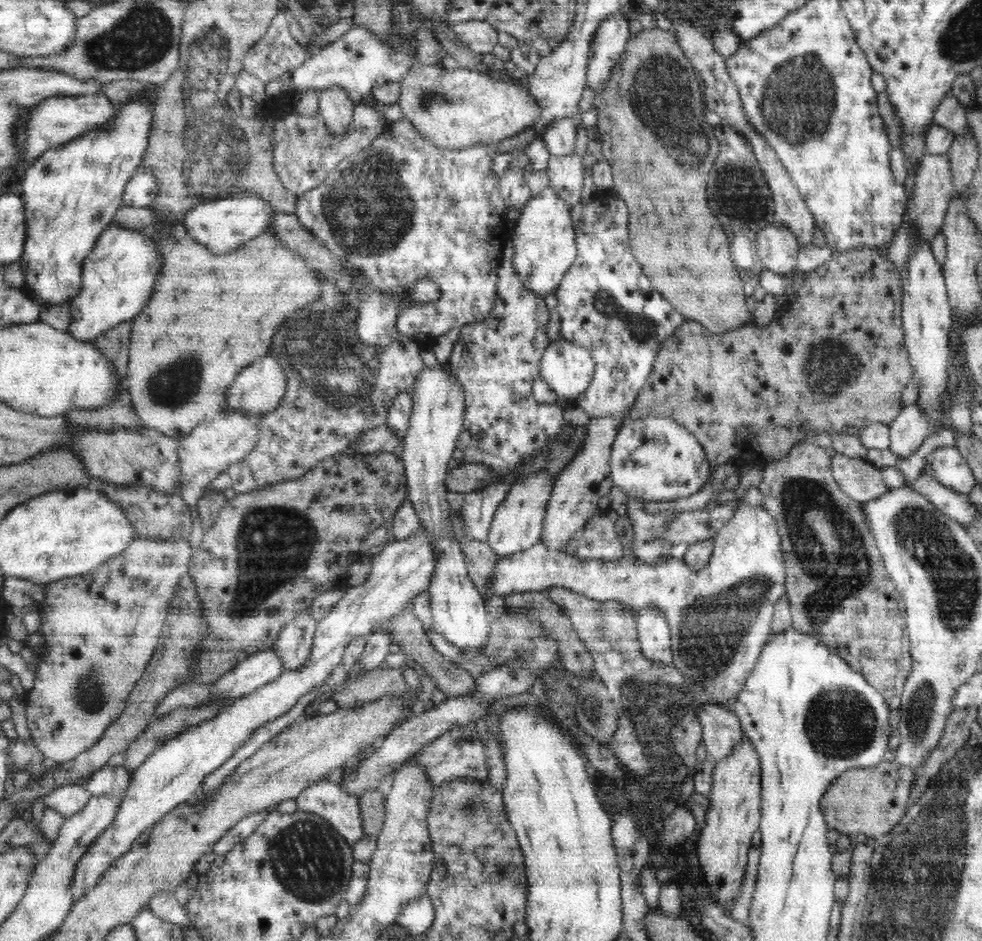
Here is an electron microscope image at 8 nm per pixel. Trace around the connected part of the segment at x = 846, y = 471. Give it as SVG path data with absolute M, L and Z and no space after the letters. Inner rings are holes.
M832 451L830 461L837 485L857 503L880 498L890 490L882 479L880 469L864 458L850 458Z

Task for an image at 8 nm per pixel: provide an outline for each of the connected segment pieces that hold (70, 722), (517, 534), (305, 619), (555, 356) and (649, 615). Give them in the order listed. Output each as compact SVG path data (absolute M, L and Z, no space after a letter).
M136 535L120 555L82 575L88 590L78 590L78 575L44 585L47 596L38 610L47 654L34 672L34 687L26 694L25 708L31 740L53 762L72 760L92 748L124 712L130 693L160 644L168 607L180 578L189 571L193 554L189 542L165 542Z
M540 471L518 479L512 485L504 502L498 506L498 510L492 516L491 528L486 539L490 549L500 558L514 556L516 552L528 550L534 544L541 542L544 514L555 480L554 475Z
M306 612L282 627L273 649L278 652L284 671L300 670L308 662L317 622Z
M564 338L558 342L550 342L540 358L540 378L549 384L559 398L575 400L592 382L594 370L596 370L596 361L592 353Z
M642 607L635 612L637 639L643 656L657 664L672 665L671 630L658 607Z

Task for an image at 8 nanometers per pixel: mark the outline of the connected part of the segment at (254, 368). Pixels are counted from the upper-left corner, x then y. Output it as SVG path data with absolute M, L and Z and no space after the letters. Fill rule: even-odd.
M268 352L266 356L254 360L250 366L243 368L235 376L232 384L225 392L227 403L222 411L235 410L235 412L239 412L240 414L266 415L280 404L280 401L284 398L286 389L287 380L283 368L280 366L278 359L271 352Z

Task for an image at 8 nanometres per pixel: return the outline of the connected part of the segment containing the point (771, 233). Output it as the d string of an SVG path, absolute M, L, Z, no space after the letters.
M776 222L762 228L754 240L758 265L783 276L796 268L800 245L796 235Z

